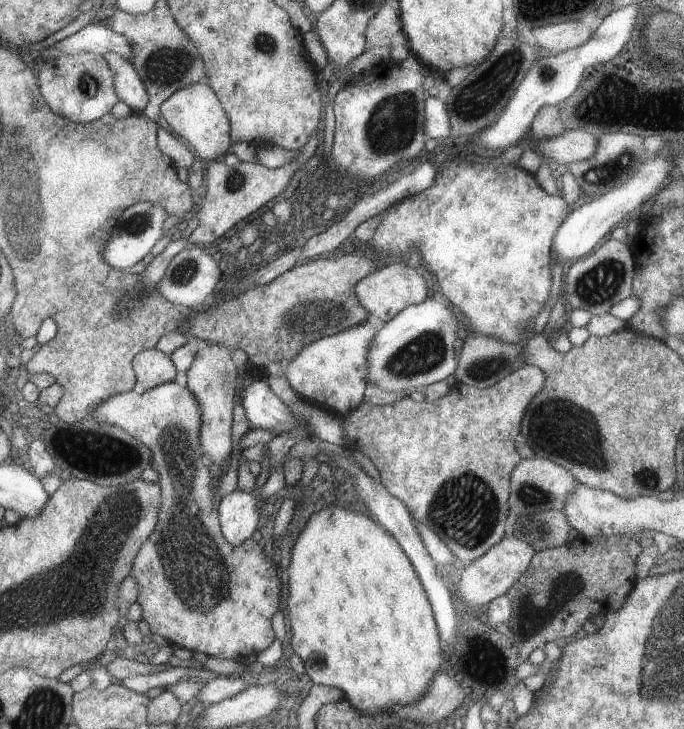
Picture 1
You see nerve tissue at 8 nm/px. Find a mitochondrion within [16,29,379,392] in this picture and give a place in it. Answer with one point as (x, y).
(166, 66)

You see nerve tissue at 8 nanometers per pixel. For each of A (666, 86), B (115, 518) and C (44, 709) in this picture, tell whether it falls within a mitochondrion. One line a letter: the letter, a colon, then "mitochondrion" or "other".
A: other
B: mitochondrion
C: mitochondrion

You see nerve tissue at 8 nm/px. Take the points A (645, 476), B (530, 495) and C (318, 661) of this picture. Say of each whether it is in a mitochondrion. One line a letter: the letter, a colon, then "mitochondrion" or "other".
A: mitochondrion
B: mitochondrion
C: other

